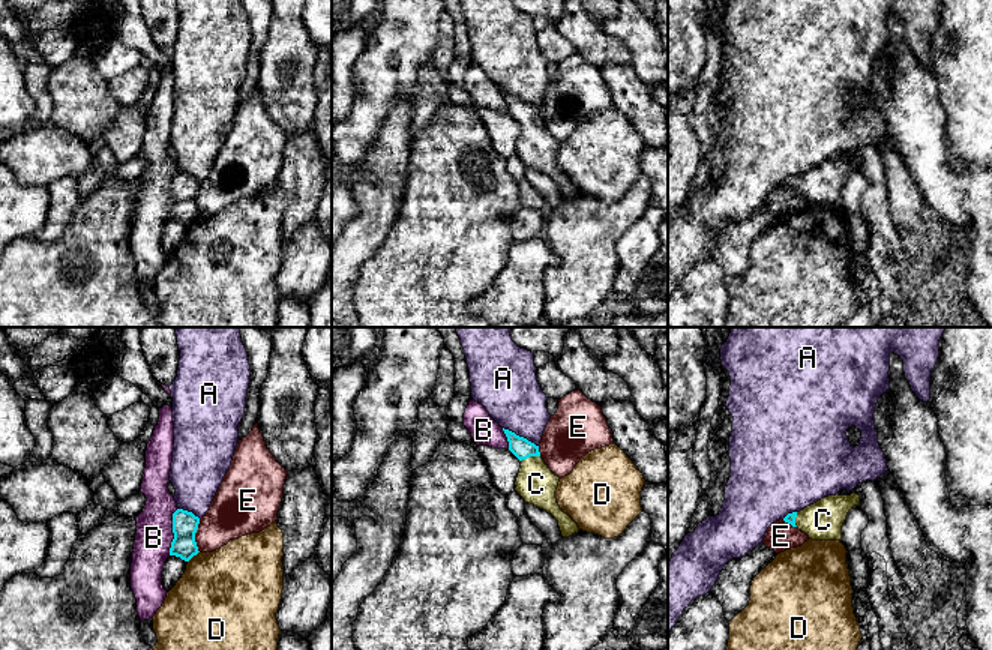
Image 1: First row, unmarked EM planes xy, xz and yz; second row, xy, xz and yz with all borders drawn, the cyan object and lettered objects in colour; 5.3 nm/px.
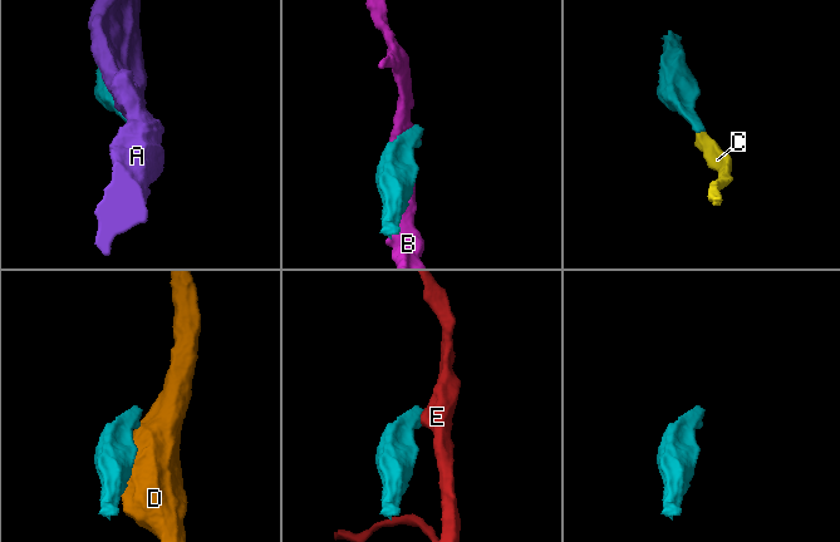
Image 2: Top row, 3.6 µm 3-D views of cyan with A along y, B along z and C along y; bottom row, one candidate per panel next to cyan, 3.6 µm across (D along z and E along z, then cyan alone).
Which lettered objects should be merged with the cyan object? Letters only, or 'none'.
C

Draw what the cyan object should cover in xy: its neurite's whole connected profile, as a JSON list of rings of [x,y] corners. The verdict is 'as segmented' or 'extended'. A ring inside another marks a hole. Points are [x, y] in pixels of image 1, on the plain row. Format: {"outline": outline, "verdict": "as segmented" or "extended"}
{"outline": [[[177,173],[173,177],[174,203],[171,206],[170,219],[176,219],[185,225],[189,225],[200,216],[195,206],[198,188],[200,182],[195,180],[192,176]]], "verdict": "as segmented"}

